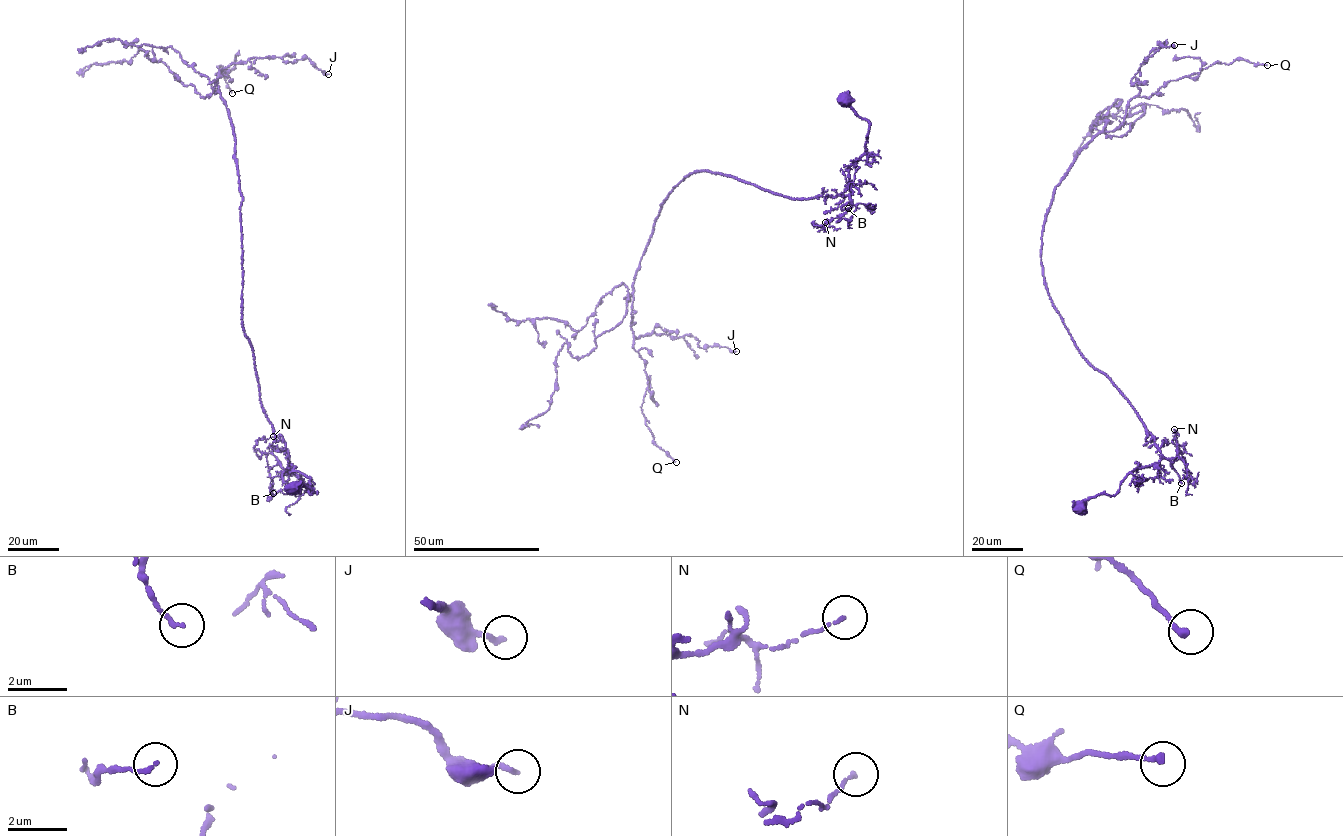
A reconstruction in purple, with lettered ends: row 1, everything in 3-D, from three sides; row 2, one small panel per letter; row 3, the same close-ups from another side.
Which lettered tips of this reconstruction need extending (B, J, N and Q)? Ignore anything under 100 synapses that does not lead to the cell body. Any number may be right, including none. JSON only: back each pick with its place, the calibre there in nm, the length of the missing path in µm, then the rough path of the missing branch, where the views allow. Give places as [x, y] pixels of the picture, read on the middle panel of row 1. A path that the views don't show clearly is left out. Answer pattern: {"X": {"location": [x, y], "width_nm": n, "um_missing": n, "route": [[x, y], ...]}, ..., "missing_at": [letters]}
{"missing_at": []}

